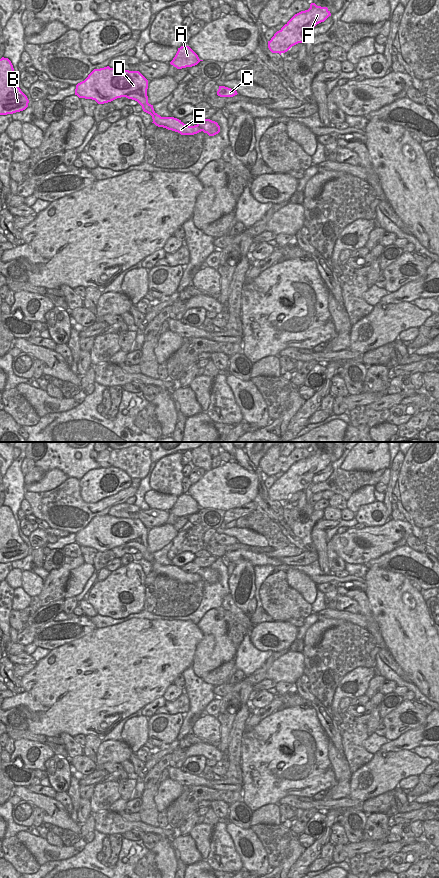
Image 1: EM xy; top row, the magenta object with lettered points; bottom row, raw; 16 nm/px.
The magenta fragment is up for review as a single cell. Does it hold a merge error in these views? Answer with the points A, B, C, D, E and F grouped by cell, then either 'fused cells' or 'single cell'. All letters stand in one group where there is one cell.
groups A F / B C D E; fused cells

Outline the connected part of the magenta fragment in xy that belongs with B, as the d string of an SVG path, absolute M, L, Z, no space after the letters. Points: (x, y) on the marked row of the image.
M8 58L0 59L0 115L25 110L29 100L19 88L16 73Z

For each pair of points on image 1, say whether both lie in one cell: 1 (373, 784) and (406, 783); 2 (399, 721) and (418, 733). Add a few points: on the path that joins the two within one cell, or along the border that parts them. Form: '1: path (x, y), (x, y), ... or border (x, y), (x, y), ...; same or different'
1: border (417, 775), (404, 777), (397, 785); different
2: border (427, 716), (419, 725), (408, 729), (391, 740); different

